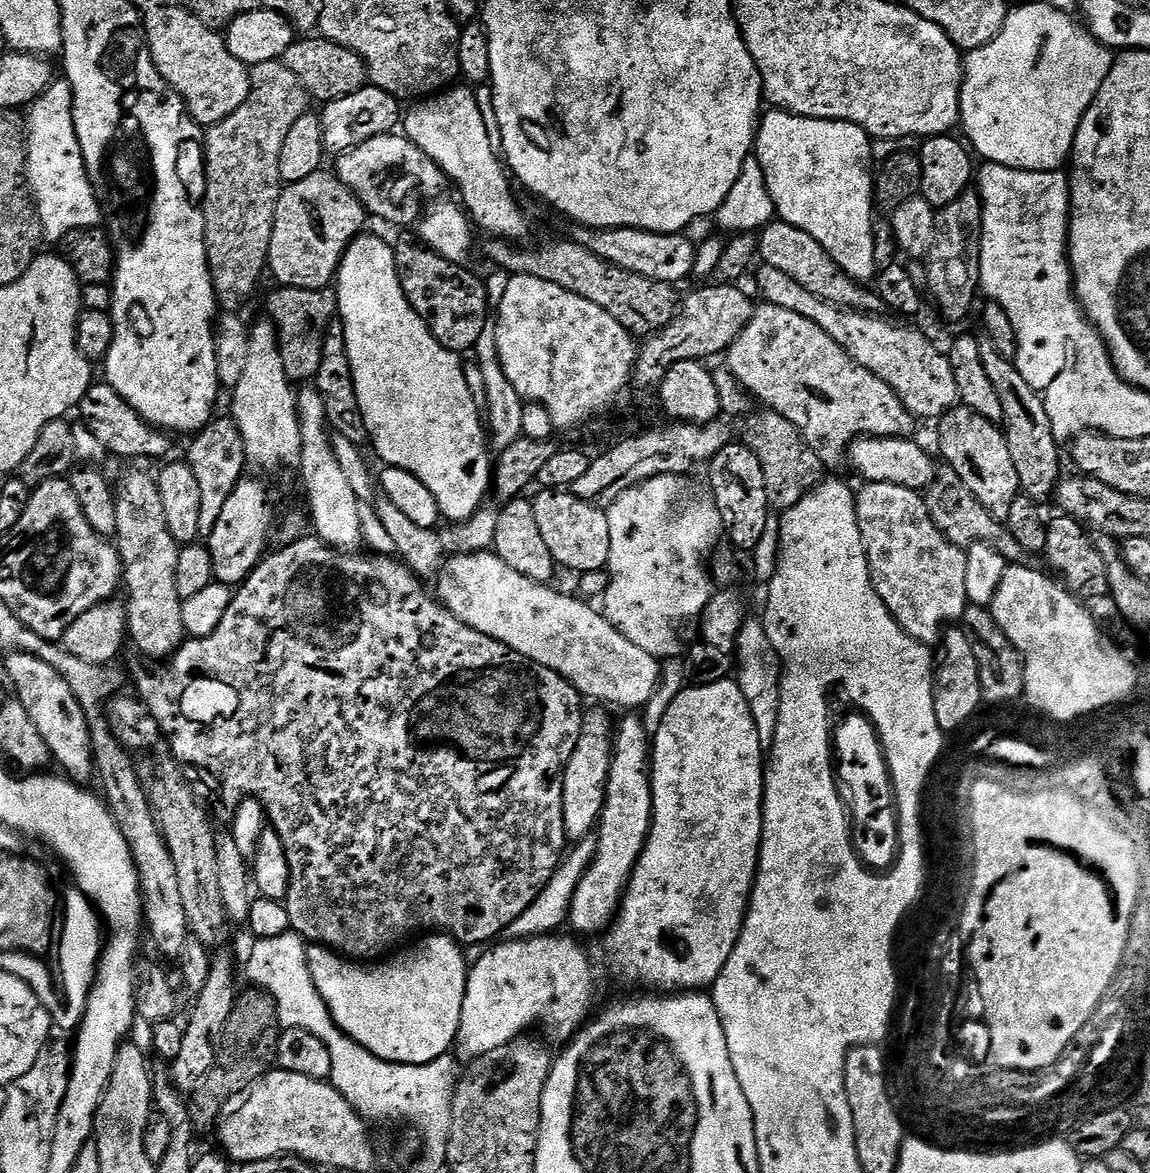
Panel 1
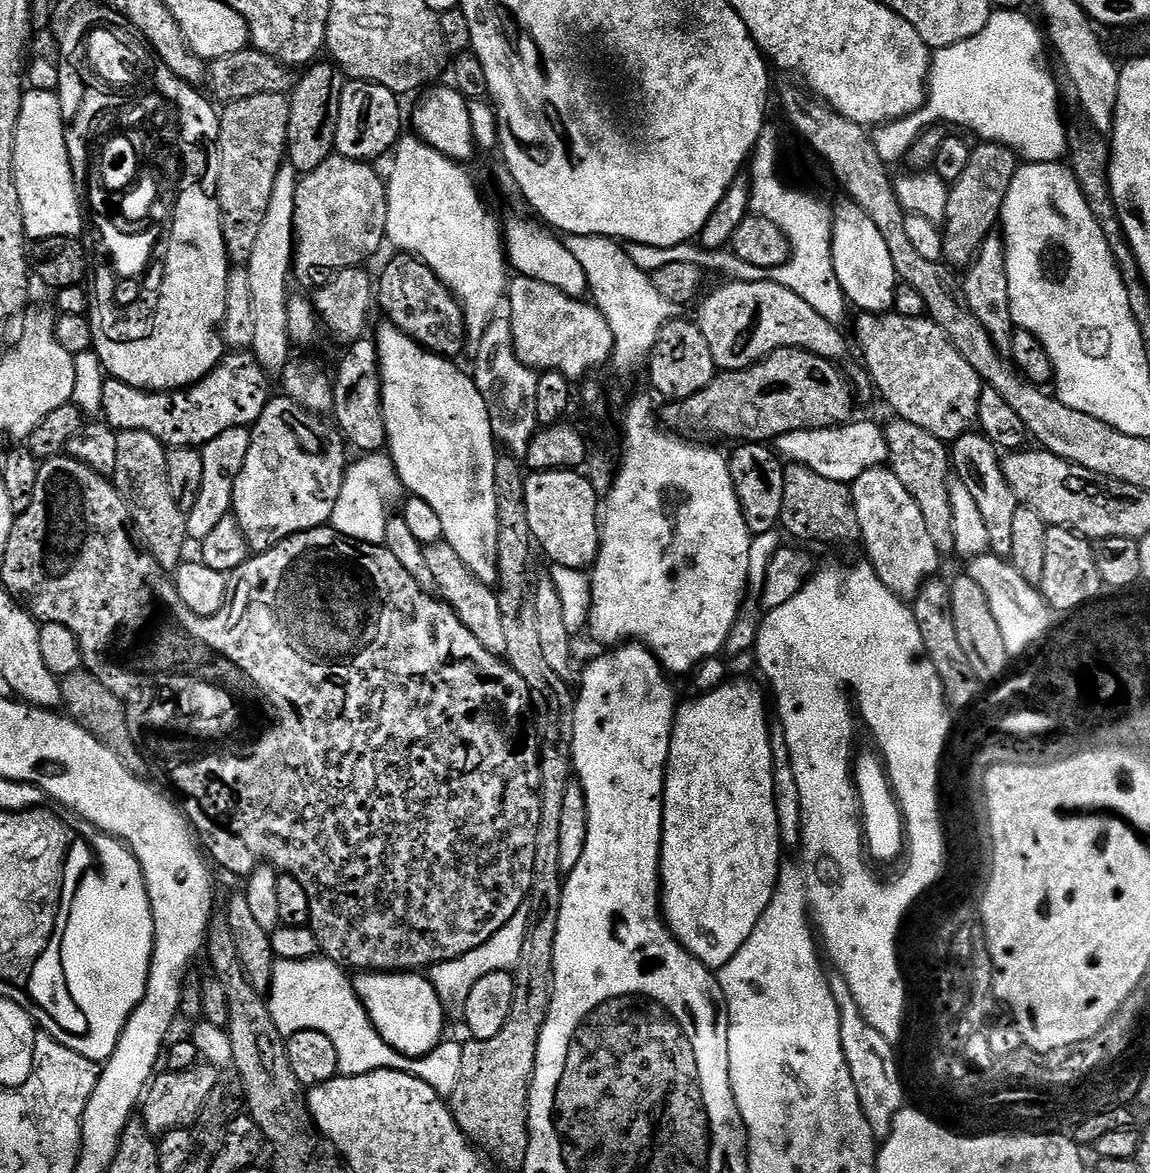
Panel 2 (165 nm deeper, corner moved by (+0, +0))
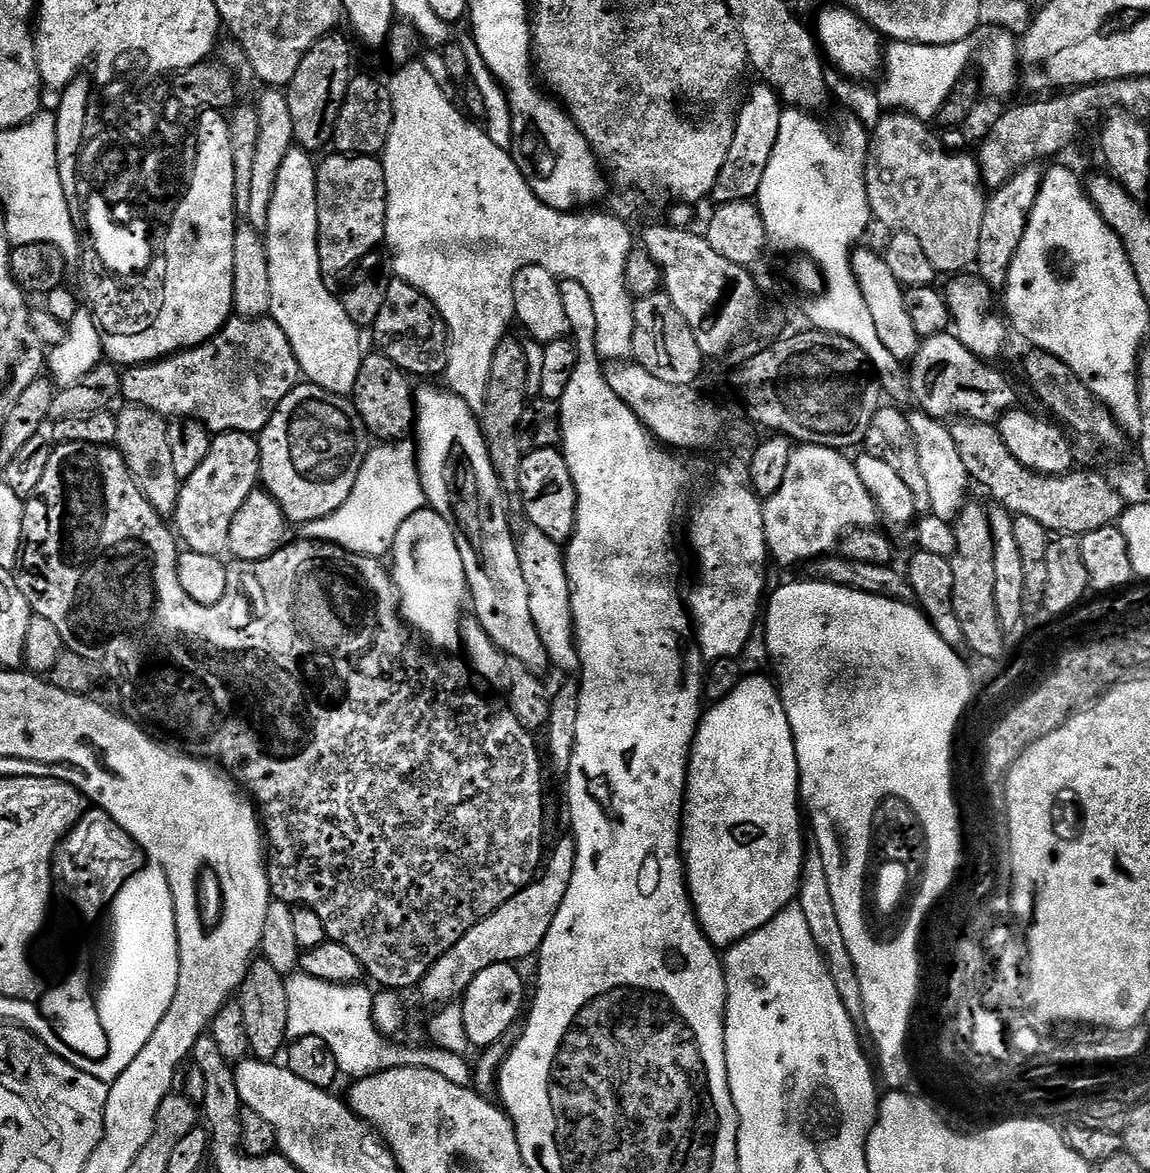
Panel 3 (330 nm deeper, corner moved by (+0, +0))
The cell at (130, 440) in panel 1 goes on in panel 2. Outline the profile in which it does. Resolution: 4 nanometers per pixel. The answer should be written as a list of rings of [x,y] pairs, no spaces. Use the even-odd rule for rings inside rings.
[[[248,350],[229,351],[206,378],[175,392],[148,392],[145,388],[135,388],[121,380],[108,378],[102,386],[102,420],[117,433],[146,430],[146,434],[154,434],[154,438],[169,450],[200,450],[218,438],[222,430],[248,428],[259,420],[270,399],[268,380],[269,373]]]

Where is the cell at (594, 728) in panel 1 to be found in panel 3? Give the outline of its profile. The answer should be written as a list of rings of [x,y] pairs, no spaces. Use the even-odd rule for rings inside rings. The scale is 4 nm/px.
[[[565,834],[553,848],[551,845],[542,871],[524,891],[514,894],[510,902],[498,906],[494,914],[482,918],[482,922],[466,930],[454,947],[446,950],[446,954],[442,954],[442,958],[430,966],[418,985],[421,998],[435,1006],[459,1001],[474,978],[482,974],[482,970],[490,970],[490,966],[495,964],[515,965],[520,962],[516,960],[535,957],[554,922],[554,914],[558,914],[558,906],[562,906],[562,898],[566,898],[566,890],[570,890],[570,878],[574,878],[575,865],[576,842],[571,835]]]

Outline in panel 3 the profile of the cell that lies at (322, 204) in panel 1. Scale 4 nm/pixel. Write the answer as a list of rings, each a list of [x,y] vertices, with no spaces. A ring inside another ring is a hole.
[[[325,155],[316,169],[318,182],[318,262],[324,279],[332,282],[335,276],[348,272],[359,260],[364,260],[376,247],[385,243],[386,178],[384,165],[374,156]]]

